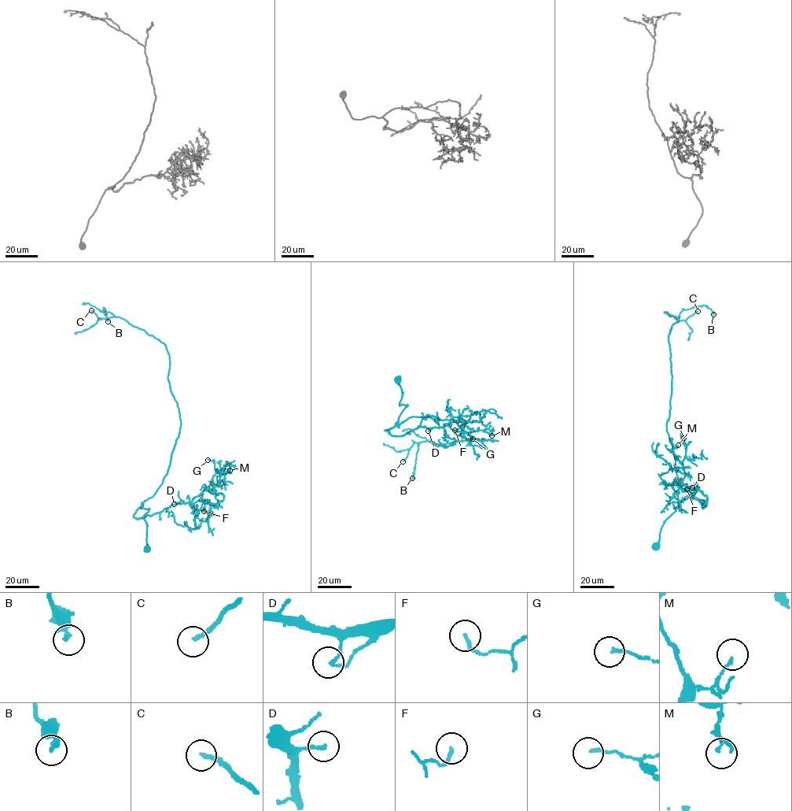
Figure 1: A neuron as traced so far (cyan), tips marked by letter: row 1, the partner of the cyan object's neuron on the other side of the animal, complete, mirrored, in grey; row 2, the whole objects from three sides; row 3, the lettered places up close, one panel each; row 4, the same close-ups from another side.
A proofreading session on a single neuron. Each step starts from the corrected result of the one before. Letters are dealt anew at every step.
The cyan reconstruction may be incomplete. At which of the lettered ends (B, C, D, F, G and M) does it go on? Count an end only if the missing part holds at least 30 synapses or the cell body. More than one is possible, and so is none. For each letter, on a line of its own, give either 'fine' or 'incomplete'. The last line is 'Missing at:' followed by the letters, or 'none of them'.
B: fine
C: incomplete
D: fine
F: fine
G: fine
M: fine
Missing at: C

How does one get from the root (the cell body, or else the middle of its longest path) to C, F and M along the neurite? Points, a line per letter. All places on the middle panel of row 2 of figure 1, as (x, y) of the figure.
C: (397, 379), (399, 405), (407, 405), (398, 424), (413, 416), (451, 419), (469, 439), (414, 442), (403, 461)
F: (397, 379), (399, 405), (407, 405), (385, 430), (402, 435), (420, 427), (463, 421), (454, 430)
M: (397, 379), (399, 405), (407, 405), (384, 430), (391, 435), (446, 425), (491, 435)

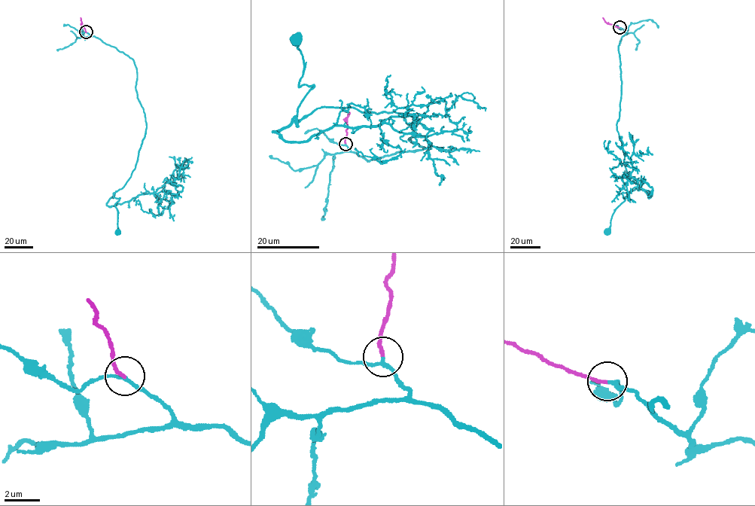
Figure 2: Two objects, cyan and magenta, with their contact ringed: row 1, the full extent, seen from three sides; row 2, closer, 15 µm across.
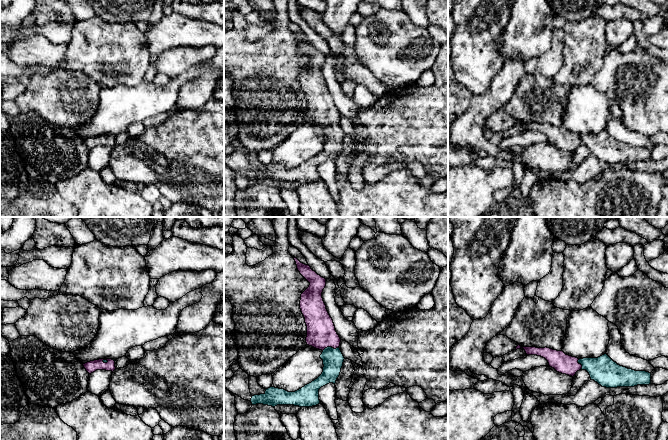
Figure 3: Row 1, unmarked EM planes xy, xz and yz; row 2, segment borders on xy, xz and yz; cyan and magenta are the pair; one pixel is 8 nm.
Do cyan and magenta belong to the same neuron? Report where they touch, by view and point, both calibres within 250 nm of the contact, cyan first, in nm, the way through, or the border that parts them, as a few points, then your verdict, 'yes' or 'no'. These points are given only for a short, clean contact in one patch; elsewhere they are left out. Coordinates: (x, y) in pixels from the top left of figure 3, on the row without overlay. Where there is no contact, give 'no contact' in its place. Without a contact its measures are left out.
meets cyan in xz at (330, 123); 170 nm thick on the cyan side, 240 nm on the other; runs through xz (333, 135), (330, 123), (329, 118), (321, 109); yes

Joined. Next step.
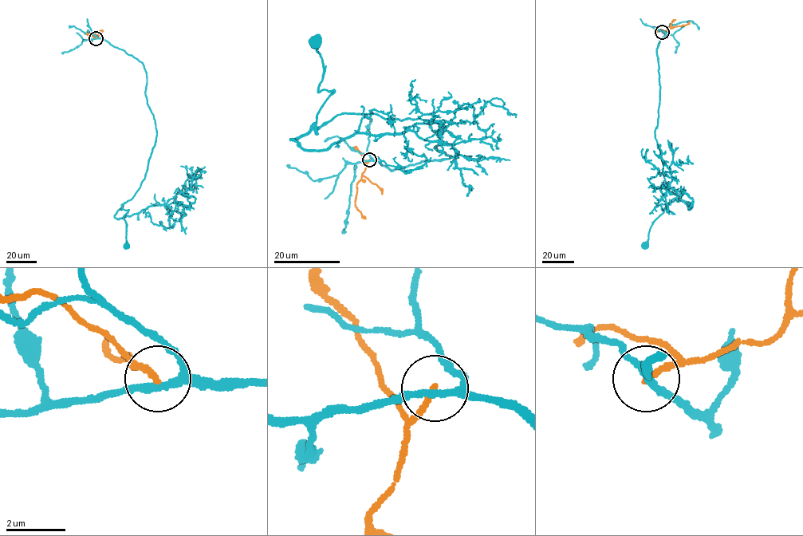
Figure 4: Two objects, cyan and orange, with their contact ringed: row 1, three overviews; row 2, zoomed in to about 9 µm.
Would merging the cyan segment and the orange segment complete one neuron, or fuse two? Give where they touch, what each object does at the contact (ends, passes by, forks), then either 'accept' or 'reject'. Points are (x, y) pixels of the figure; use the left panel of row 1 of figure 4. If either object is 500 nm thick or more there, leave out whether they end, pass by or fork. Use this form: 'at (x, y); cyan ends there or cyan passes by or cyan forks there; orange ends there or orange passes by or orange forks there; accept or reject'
at (96, 38); cyan forks there; orange ends there; reject

